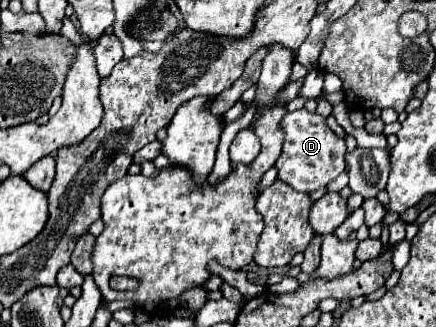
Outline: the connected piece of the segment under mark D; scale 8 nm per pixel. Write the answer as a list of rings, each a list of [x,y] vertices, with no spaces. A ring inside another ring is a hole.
[[[301,108],[291,114],[285,114],[281,126],[285,130],[285,138],[283,152],[275,162],[277,180],[289,184],[299,192],[313,192],[317,188],[325,188],[335,176],[339,176],[345,170],[345,140],[337,138],[329,130],[323,116]]]

